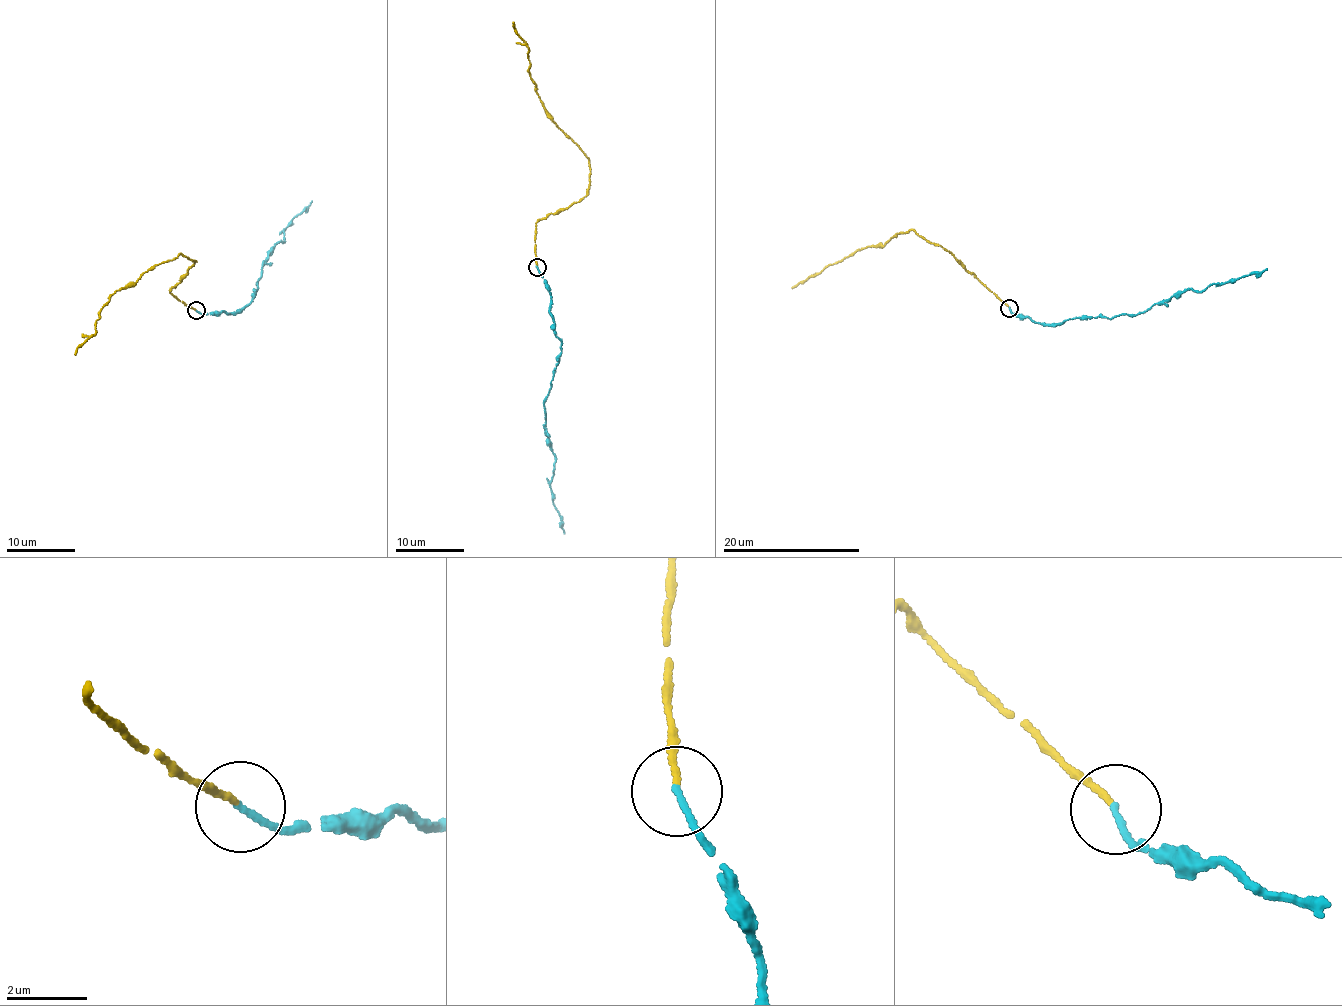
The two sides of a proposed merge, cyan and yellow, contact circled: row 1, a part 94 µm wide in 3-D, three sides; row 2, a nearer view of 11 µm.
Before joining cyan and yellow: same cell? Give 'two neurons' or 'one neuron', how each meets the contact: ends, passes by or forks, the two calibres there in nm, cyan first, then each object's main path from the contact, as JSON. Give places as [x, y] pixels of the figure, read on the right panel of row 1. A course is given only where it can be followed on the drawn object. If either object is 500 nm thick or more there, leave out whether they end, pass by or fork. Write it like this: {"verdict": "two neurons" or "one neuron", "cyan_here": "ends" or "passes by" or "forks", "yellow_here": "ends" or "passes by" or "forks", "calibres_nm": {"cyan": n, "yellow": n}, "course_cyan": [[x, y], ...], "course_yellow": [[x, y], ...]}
{"verdict": "one neuron", "cyan_here": "ends", "yellow_here": "ends", "calibres_nm": {"cyan": 160, "yellow": 130}, "course_cyan": [[1009, 308], [1036, 322], [1060, 325], [1080, 317], [1137, 315], [1189, 288], [1202, 291], [1260, 274], [1267, 268]], "course_yellow": [[1009, 306], [965, 269], [954, 255], [910, 229], [895, 233], [883, 244], [858, 248], [791, 287]]}

